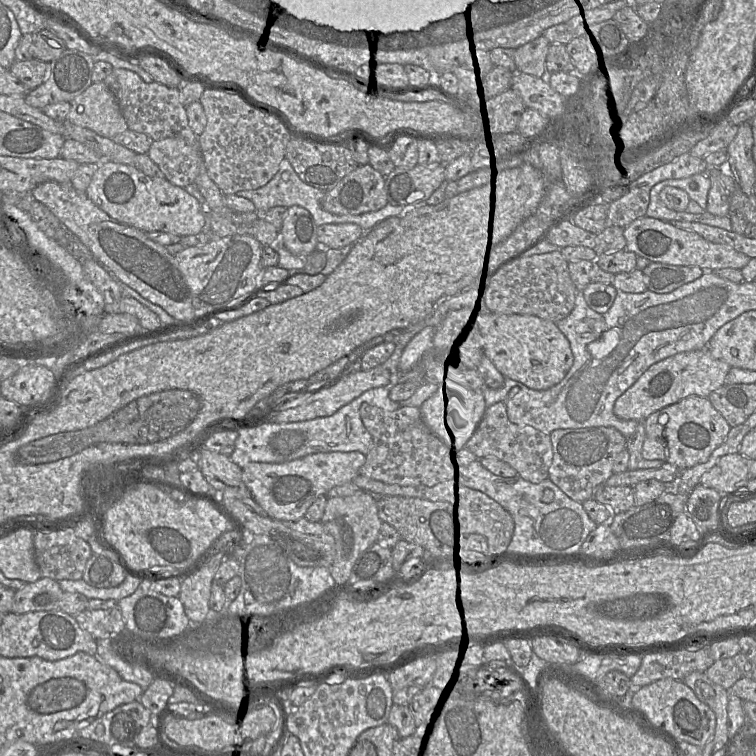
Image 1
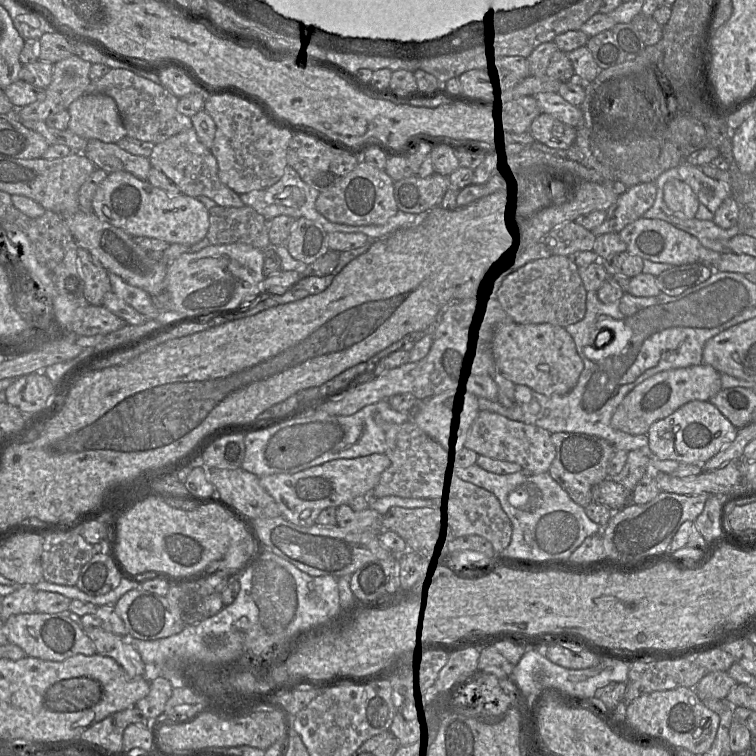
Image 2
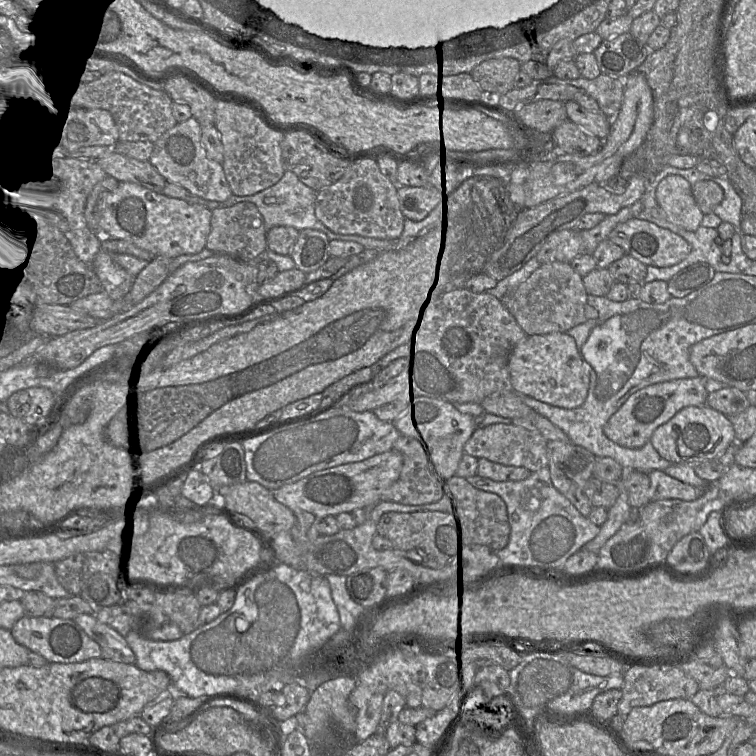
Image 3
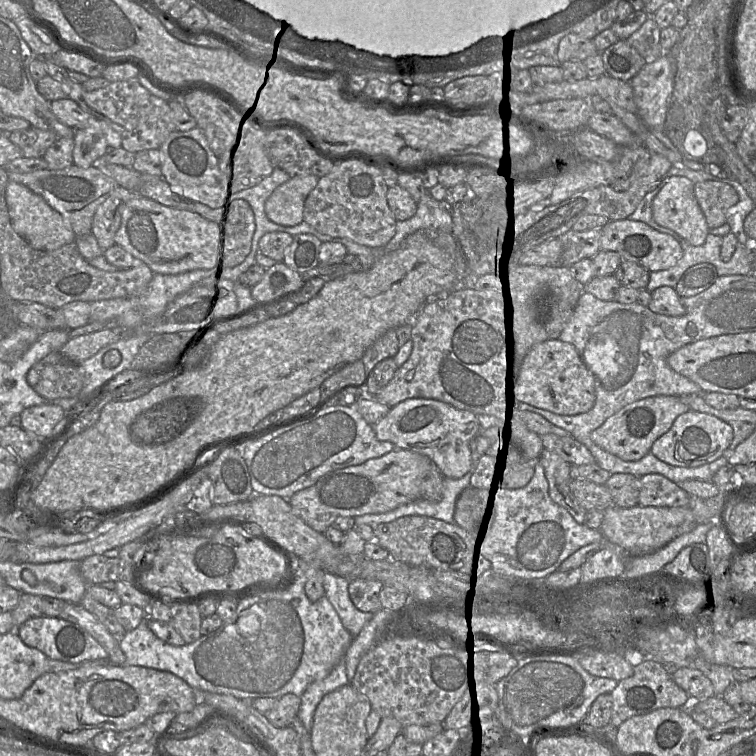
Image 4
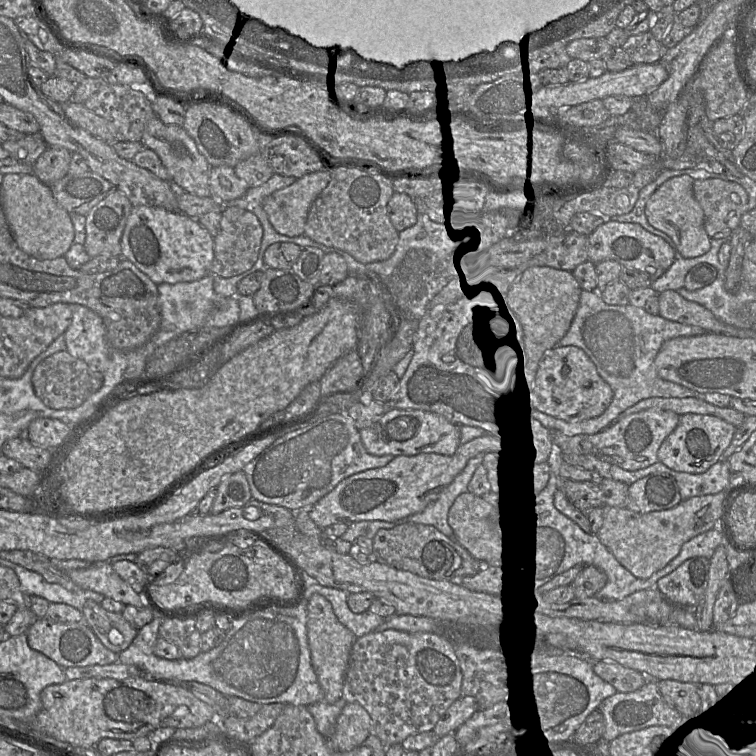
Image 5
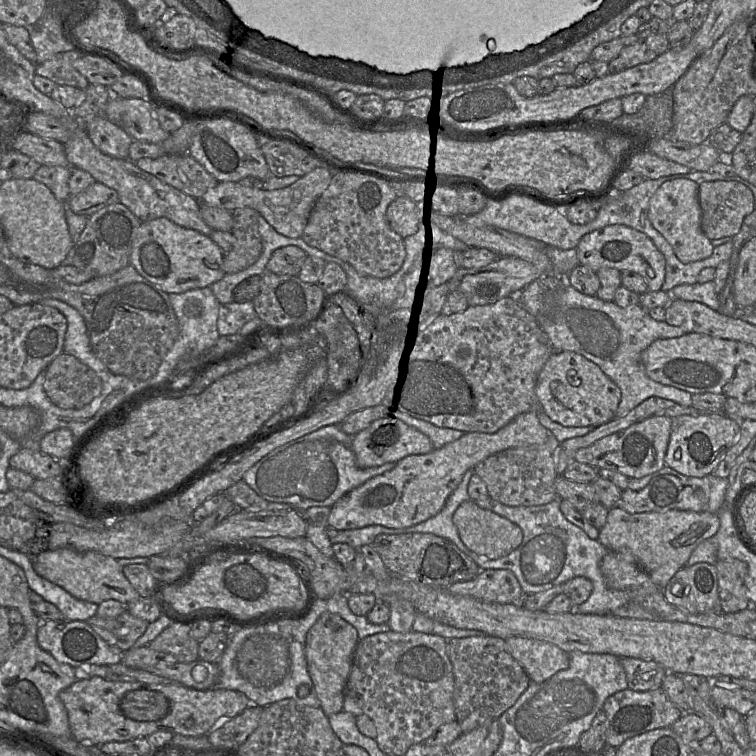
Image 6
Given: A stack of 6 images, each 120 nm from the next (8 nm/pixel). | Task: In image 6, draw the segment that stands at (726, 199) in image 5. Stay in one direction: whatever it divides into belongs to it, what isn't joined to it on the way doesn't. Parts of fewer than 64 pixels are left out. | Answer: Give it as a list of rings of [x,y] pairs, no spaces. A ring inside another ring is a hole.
[[[708,181],[698,185],[701,228],[705,236],[711,241],[735,236],[740,231],[744,218],[755,210],[752,191],[736,181]]]

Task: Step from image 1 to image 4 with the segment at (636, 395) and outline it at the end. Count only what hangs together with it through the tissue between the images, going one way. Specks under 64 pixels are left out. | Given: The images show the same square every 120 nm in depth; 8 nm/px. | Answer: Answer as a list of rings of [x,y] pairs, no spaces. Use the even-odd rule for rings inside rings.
[[[652,396],[620,409],[591,433],[592,441],[624,461],[637,461],[650,452],[652,444],[673,425],[675,419],[689,411],[689,407],[677,396]]]

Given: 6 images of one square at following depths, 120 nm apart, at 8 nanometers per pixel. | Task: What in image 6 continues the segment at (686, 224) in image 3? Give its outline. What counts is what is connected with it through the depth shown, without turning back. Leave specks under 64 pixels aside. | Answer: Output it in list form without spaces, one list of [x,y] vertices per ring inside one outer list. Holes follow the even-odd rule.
[[[679,178],[662,184],[649,201],[648,217],[653,227],[668,241],[683,264],[704,260],[713,253],[713,245],[701,228],[699,185]]]

